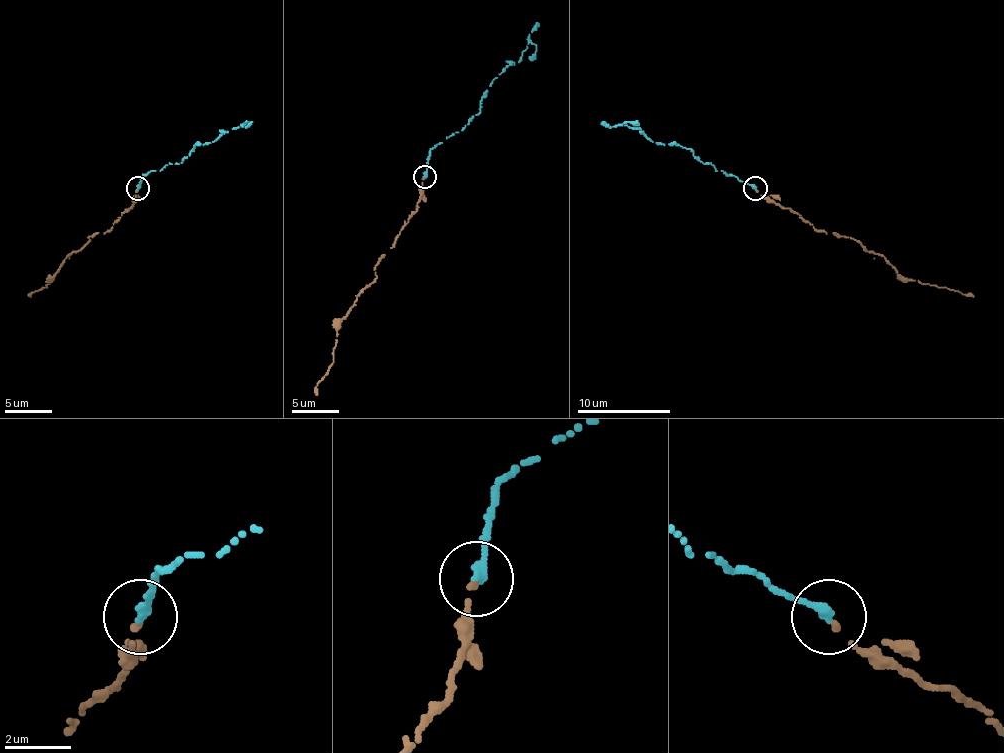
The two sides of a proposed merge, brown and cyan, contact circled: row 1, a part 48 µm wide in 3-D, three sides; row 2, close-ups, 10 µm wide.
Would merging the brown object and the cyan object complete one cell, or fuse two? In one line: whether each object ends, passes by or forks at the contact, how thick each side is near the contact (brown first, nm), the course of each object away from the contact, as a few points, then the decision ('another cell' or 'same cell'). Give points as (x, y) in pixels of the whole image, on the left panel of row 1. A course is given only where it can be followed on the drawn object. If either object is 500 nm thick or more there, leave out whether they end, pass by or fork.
brown ends; cyan ends; calibres 150 and 320 nm; course brown (138, 190), (110, 229), (87, 236), (89, 239), (68, 255), (50, 278), (47, 288), (29, 295), (31, 297); course cyan (138, 188), (143, 176), (166, 164), (178, 164), (194, 146), (215, 141), (243, 125); same cell

